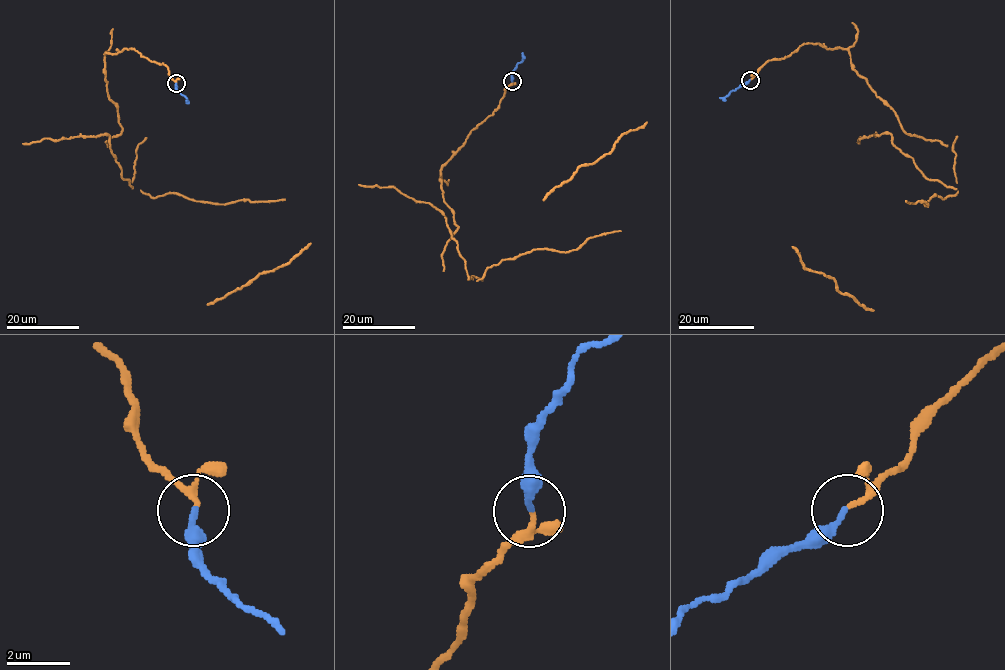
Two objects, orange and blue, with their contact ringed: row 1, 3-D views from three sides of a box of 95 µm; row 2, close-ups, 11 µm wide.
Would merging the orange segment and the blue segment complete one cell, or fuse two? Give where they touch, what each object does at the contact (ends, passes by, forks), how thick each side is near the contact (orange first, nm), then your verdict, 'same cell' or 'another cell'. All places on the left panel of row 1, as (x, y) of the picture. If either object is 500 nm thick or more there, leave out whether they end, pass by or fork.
at (176, 83); orange passes by; blue ends there; 110 nm thick on the orange side, 240 nm on the other; same cell

